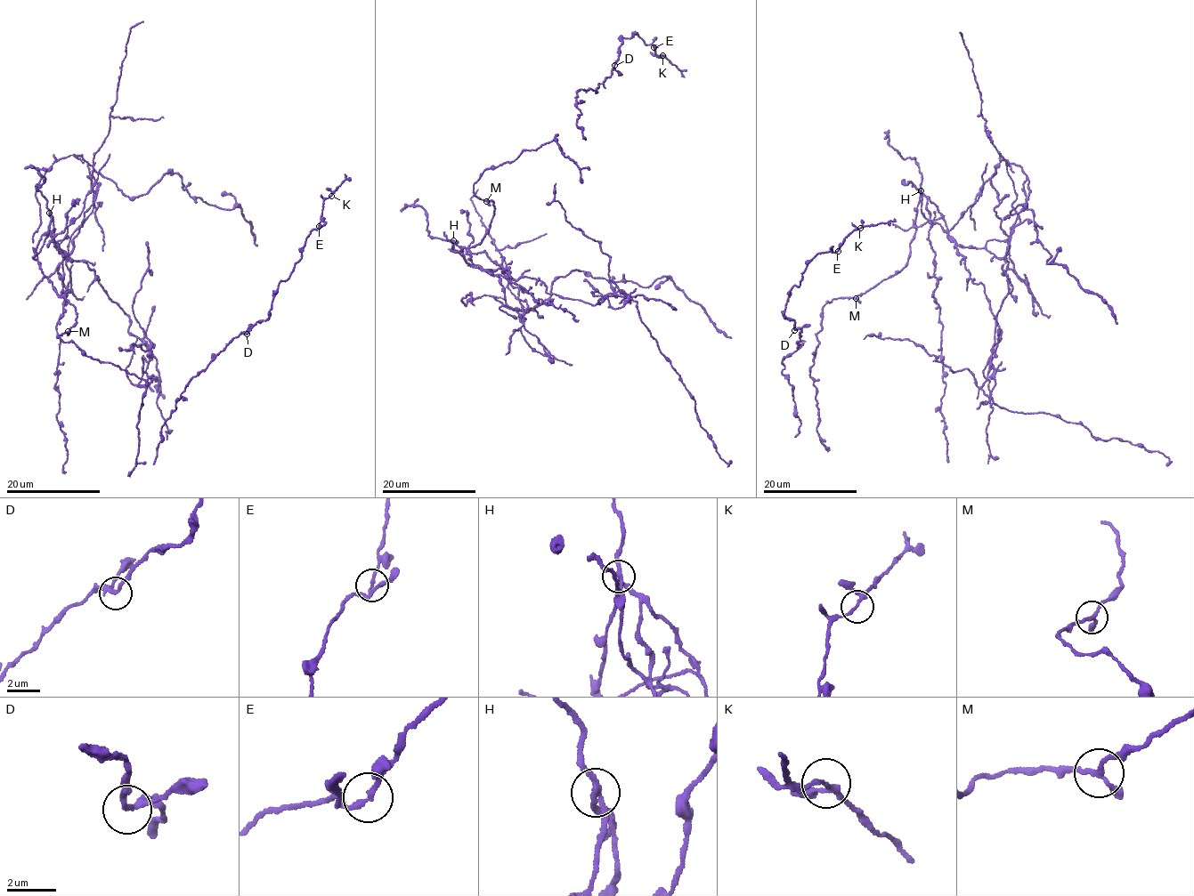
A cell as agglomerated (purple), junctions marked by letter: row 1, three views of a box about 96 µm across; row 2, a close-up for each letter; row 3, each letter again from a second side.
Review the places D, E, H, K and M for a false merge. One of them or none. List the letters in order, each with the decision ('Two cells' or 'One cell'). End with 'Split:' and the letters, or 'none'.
D: One cell
E: One cell
H: Two cells
K: One cell
M: One cell
Split: H

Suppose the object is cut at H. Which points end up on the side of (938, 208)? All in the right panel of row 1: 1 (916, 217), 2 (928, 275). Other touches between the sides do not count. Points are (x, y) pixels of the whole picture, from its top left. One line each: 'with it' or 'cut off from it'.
1: cut off from it
2: with it

